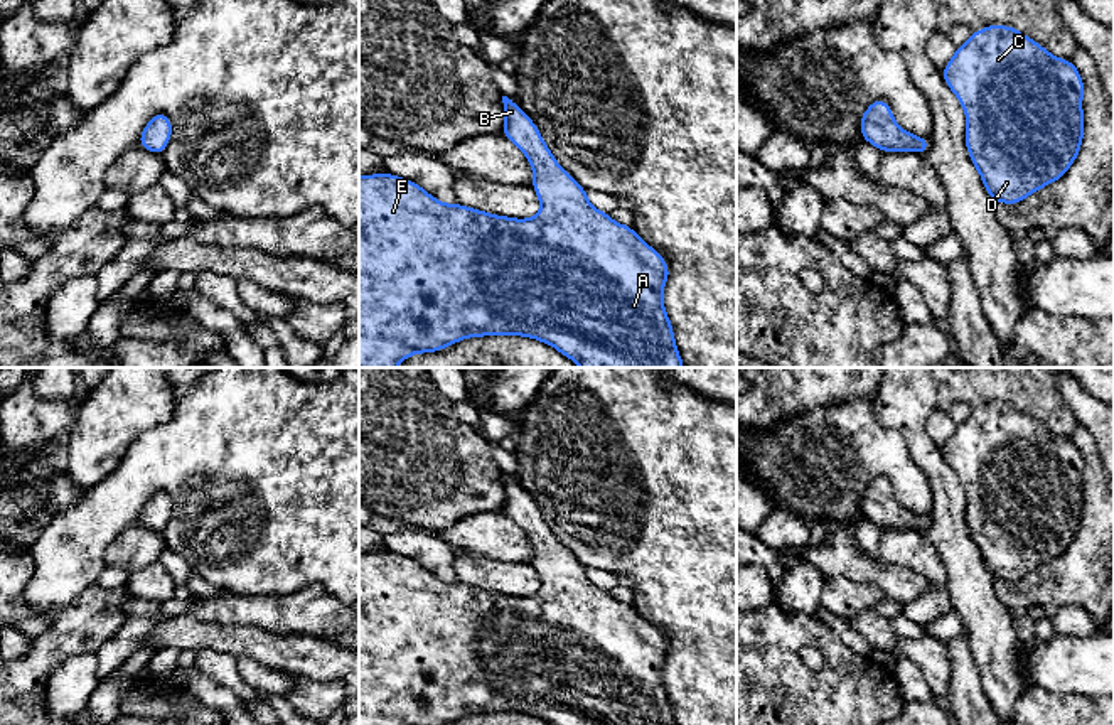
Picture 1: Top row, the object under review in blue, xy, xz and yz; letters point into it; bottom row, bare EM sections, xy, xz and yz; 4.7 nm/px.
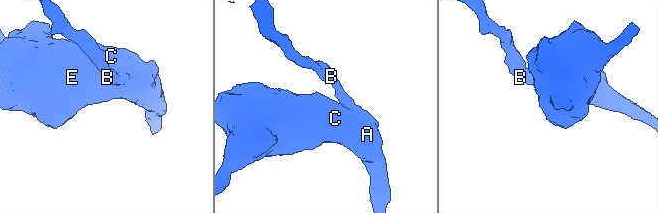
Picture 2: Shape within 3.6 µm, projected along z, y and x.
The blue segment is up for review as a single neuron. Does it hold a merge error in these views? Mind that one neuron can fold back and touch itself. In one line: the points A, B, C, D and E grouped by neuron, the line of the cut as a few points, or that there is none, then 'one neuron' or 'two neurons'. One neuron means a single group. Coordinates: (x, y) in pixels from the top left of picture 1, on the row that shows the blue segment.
groups A B C D E; cut none; one neuron

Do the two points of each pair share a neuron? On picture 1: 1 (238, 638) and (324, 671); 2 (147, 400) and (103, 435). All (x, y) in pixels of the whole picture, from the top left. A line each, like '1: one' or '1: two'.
1: one
2: one

